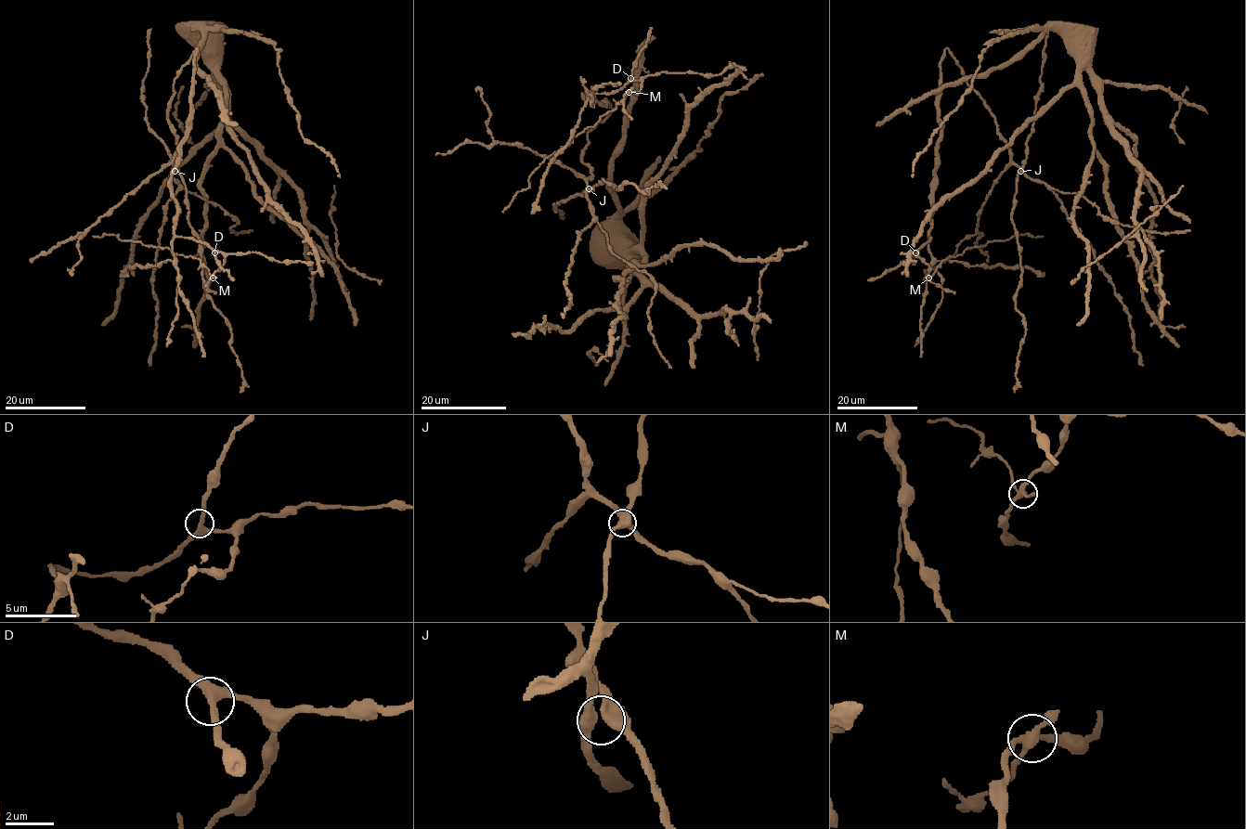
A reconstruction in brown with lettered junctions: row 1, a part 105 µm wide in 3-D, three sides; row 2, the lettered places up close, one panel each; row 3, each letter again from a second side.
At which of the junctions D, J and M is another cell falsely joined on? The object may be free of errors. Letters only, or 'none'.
M

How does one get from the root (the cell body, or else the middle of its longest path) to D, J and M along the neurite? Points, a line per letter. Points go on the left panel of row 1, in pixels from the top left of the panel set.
D: (263, 254), (214, 252)
J: (263, 254), (213, 252), (175, 235), (172, 170), (187, 128), (196, 48), (175, 80), (168, 110), (175, 171)
M: (263, 254), (229, 253), (212, 278)

